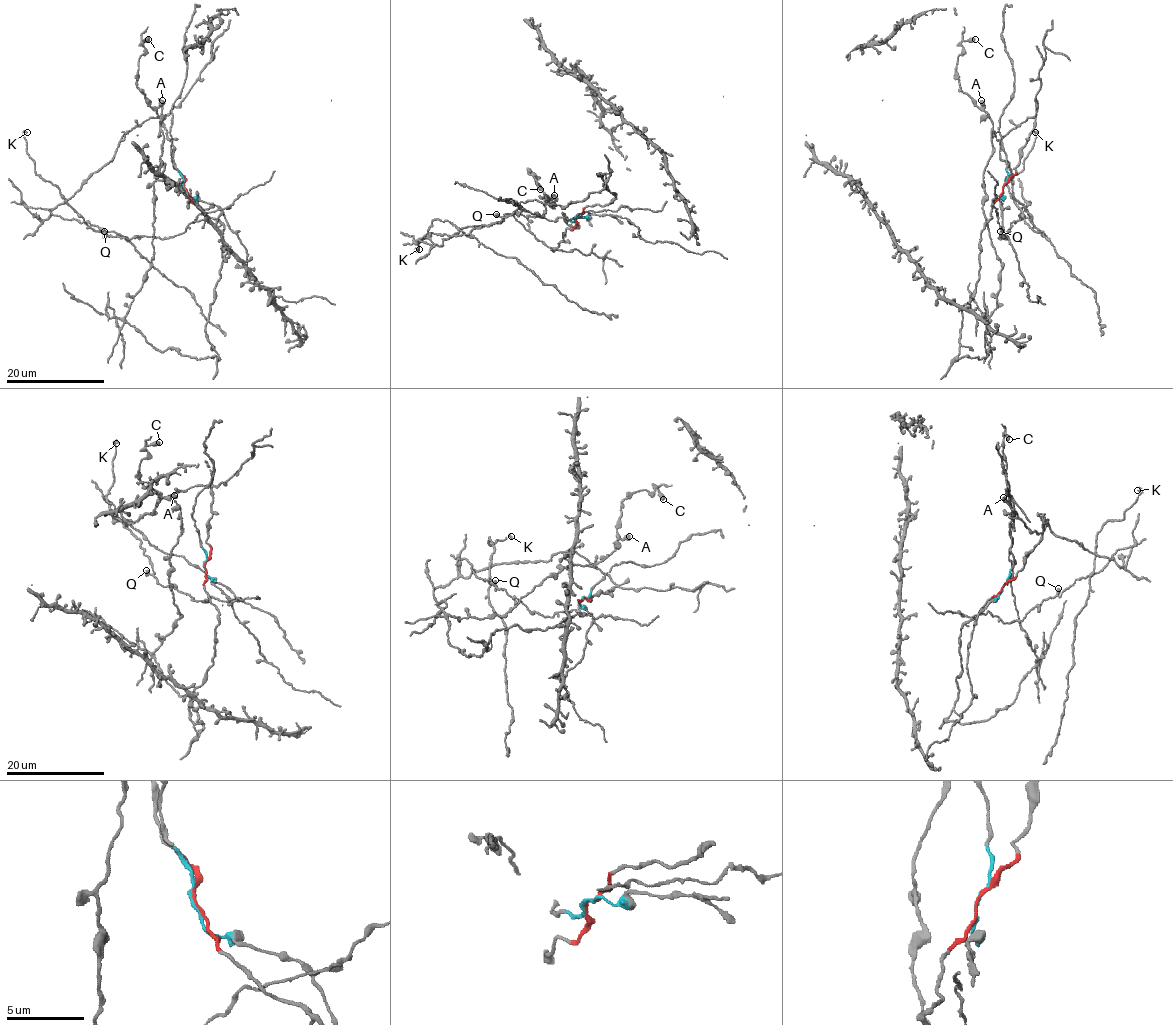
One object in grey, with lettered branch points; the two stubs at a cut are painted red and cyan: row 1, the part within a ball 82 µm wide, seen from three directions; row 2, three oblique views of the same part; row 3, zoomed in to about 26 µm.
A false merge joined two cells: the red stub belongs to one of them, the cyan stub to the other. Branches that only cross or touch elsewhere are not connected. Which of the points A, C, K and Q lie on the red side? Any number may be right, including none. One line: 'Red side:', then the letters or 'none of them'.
Red side: A, C, K, Q

